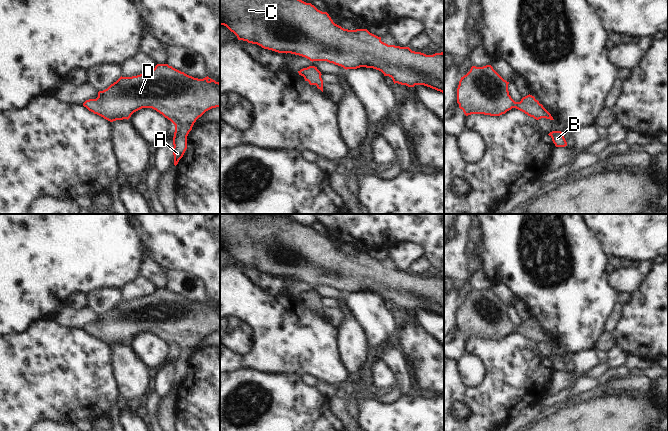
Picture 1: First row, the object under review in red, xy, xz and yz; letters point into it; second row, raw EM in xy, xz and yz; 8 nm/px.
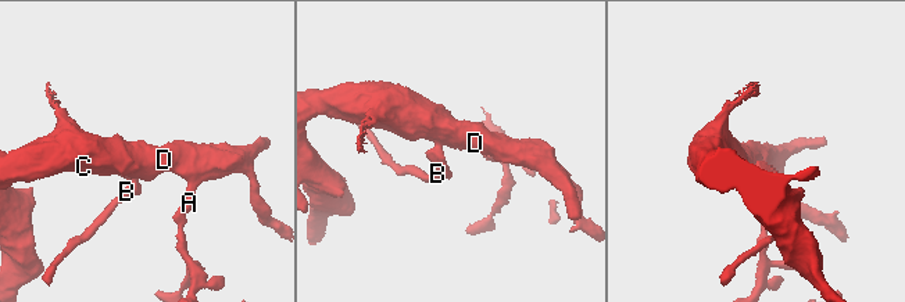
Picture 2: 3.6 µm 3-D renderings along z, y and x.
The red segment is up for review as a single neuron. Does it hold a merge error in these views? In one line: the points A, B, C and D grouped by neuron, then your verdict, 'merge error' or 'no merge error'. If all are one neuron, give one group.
A B C D; no merge error

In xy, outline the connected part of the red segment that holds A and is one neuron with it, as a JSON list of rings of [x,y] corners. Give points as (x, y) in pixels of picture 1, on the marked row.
[[[157,64],[150,72],[132,77],[121,76],[107,89],[99,91],[96,99],[86,100],[83,106],[110,122],[128,120],[142,108],[156,110],[175,125],[173,155],[176,166],[187,149],[187,136],[196,120],[206,111],[220,107],[220,83],[208,76],[198,79],[168,64]]]

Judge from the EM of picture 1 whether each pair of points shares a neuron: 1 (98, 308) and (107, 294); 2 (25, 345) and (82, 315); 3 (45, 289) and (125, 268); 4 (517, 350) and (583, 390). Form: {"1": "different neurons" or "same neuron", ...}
{"1": "same neuron", "2": "different neurons", "3": "same neuron", "4": "different neurons"}

